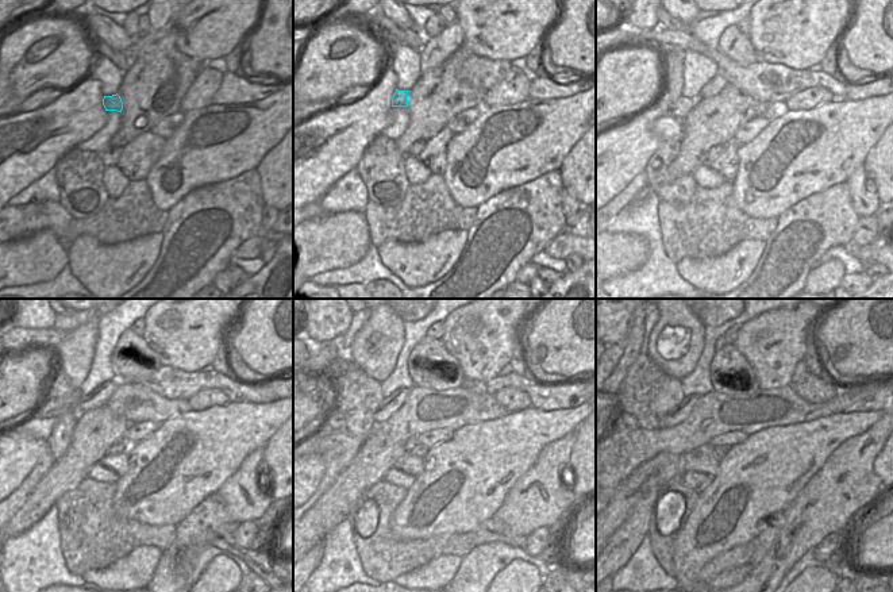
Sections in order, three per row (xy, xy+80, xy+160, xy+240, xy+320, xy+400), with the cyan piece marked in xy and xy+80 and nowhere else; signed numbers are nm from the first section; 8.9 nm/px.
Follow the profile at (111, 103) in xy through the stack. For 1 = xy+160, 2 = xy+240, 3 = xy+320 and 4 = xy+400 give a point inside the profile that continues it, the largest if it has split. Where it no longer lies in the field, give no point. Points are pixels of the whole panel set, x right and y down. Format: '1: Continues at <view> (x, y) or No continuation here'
1: Continues at xy+160 (682, 106)
2: Continues at xy+240 (54, 408)
3: Continues at xy+320 (328, 421)
4: Continues at xy+400 (623, 422).

